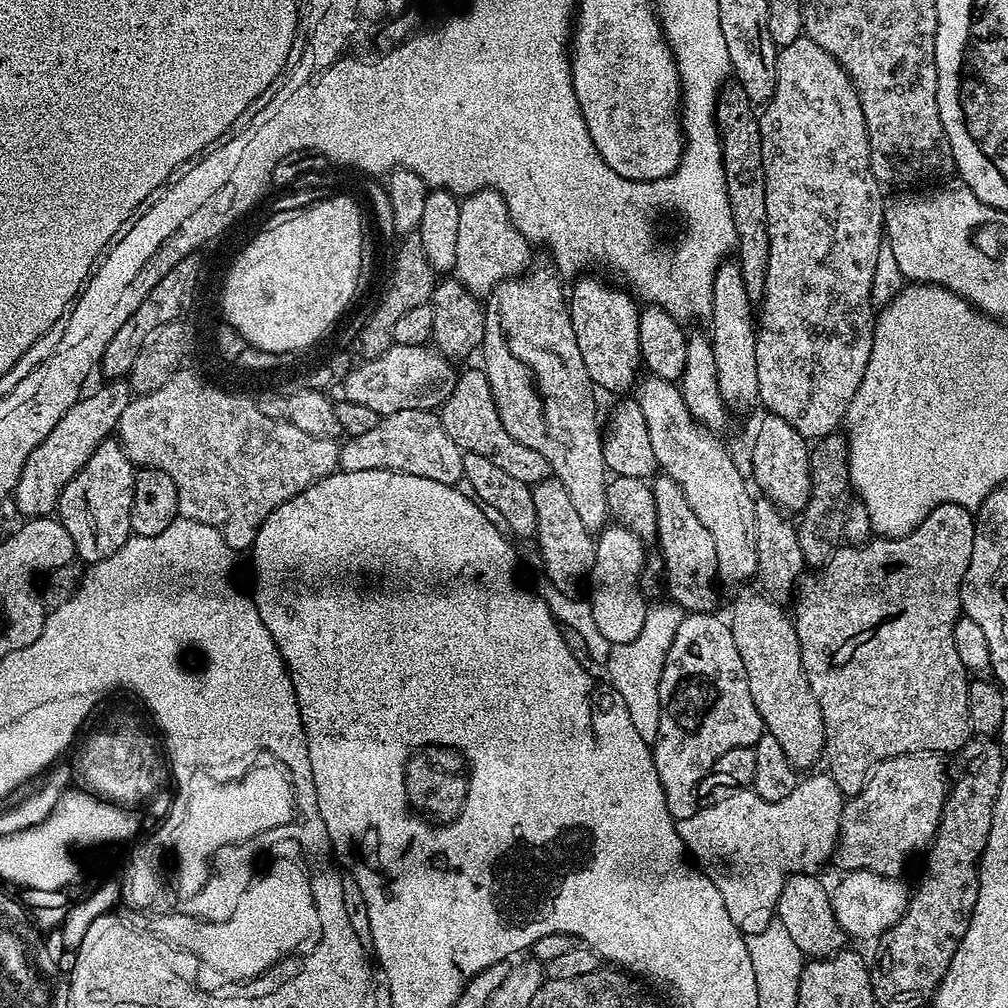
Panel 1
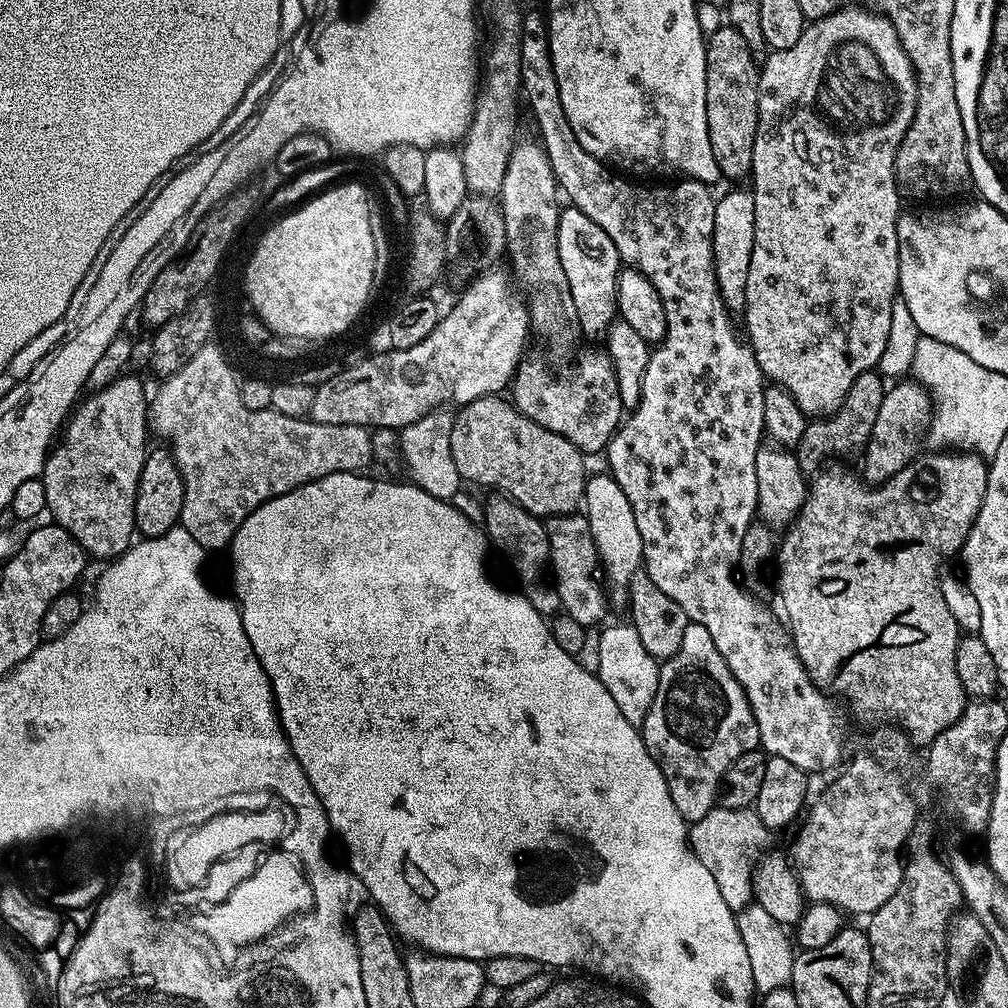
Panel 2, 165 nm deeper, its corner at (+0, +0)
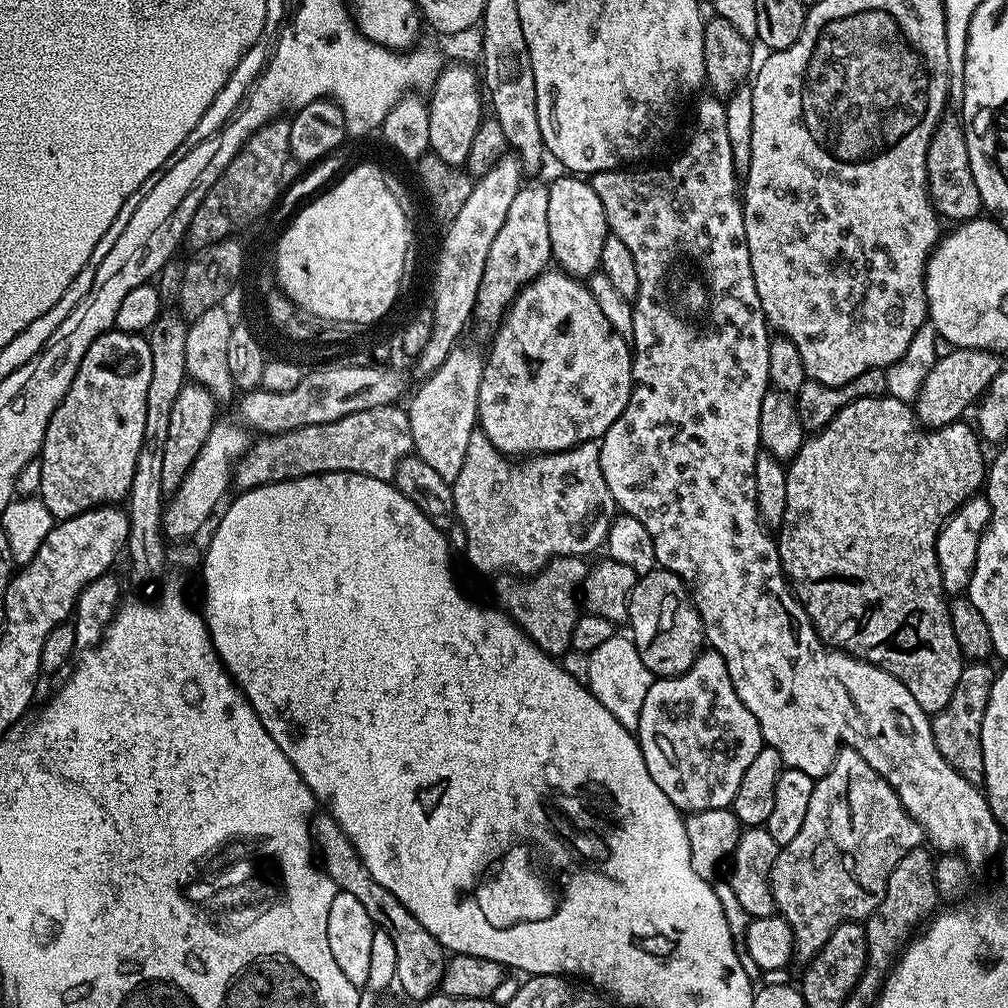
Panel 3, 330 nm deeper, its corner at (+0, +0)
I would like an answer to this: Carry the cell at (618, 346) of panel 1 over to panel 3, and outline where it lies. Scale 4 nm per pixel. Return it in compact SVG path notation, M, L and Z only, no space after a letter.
M560 174L556 181L548 184L548 201L546 202L546 222L550 226L550 246L552 260L559 269L577 278L587 278L600 267L602 258L602 242L609 236L606 210L602 210L602 201L594 194L591 183L576 174Z

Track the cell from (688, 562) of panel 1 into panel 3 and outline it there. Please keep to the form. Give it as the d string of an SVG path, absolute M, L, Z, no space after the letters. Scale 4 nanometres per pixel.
M708 94L705 95L705 100L697 99L696 104L696 121L692 124L692 137L688 140L688 145L684 148L684 153L681 154L677 160L669 162L665 168L644 168L641 172L632 172L636 170L613 170L611 172L593 172L590 176L590 183L594 194L598 194L598 198L602 201L602 210L606 210L606 222L608 223L608 230L611 235L622 238L622 242L629 248L631 256L634 258L634 266L638 269L638 290L636 291L636 299L632 306L632 321L634 322L634 330L630 337L630 347L632 350L632 393L630 394L630 402L626 402L626 410L622 410L622 414L614 422L614 426L610 426L610 430L606 430L606 434L599 441L600 445L600 461L602 462L602 478L606 478L606 486L612 495L612 501L616 503L617 509L623 515L633 516L638 518L638 522L642 522L642 526L646 526L646 534L650 534L650 538L654 542L654 554L656 555L656 563L659 567L673 572L673 574L680 579L689 590L698 614L702 618L702 626L704 627L704 639L710 645L711 651L722 654L722 662L726 662L726 670L730 674L730 682L734 686L734 690L738 694L738 698L742 698L742 702L746 706L746 710L750 710L750 714L754 714L754 718L758 722L758 730L762 730L762 738L764 739L767 747L778 750L780 755L780 762L784 768L793 768L794 770L802 770L802 774L810 774L814 778L819 778L826 775L830 770L830 766L834 762L836 753L841 746L852 748L858 754L862 754L862 758L866 762L870 762L870 766L874 766L874 770L882 778L886 778L886 782L898 794L898 798L902 802L902 806L910 814L910 818L914 818L914 822L918 822L924 830L927 843L933 849L937 848L937 853L940 854L959 854L960 857L973 869L979 870L983 866L984 860L988 860L992 855L995 857L1001 851L1000 847L1004 844L1004 836L1006 836L1005 829L1001 828L1000 824L994 818L994 814L988 805L988 798L984 795L983 791L977 785L971 784L966 778L962 778L962 774L958 774L958 770L954 770L954 766L950 766L950 762L946 762L946 758L942 758L942 754L938 750L938 746L934 742L934 734L932 733L932 722L929 713L922 710L922 706L918 706L918 702L914 702L914 694L910 694L910 690L906 690L906 686L897 678L897 676L890 675L886 670L882 670L878 666L874 666L865 660L857 660L856 657L848 655L846 652L841 652L838 648L826 646L824 641L821 640L820 635L816 632L816 627L810 622L810 618L806 614L804 605L799 600L794 598L794 593L787 583L780 584L782 581L782 569L780 566L780 555L776 549L776 540L770 535L769 529L765 527L763 521L759 518L758 506L755 502L755 480L754 480L754 466L756 455L762 451L760 446L760 431L758 430L758 414L762 406L762 398L770 390L770 381L768 379L768 371L770 370L770 350L768 349L768 341L770 339L770 329L768 320L764 317L762 310L762 302L758 302L758 290L754 290L754 270L750 270L750 250L746 246L746 226L744 225L744 206L742 203L741 193L738 191L738 173L734 166L734 150L730 150L730 133L726 130L726 110L724 104L721 103L717 97Z

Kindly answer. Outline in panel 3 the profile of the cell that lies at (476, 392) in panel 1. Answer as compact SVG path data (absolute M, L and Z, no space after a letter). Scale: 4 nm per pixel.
M475 431L470 434L470 446L466 446L466 458L462 461L462 471L458 478L451 481L452 497L454 498L454 516L460 519L464 527L464 544L468 547L468 564L476 572L504 572L500 574L531 574L540 571L553 556L579 556L581 558L591 557L591 552L596 547L603 545L608 539L608 531L612 521L618 515L616 503L612 501L610 490L606 486L606 478L602 478L602 462L600 461L600 445L597 441L587 440L568 448L564 452L545 452L521 459L517 462L496 449L486 438L482 431Z

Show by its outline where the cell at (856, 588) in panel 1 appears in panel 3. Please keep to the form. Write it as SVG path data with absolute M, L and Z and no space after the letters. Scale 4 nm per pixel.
M887 394L852 400L825 428L809 435L787 465L786 510L776 540L783 575L790 581L795 599L804 605L810 622L825 645L838 648L857 660L865 660L897 676L906 690L914 694L914 702L918 702L918 706L922 706L922 710L929 714L941 712L946 702L950 702L950 694L954 694L954 686L966 663L960 655L958 638L954 638L954 630L950 626L949 601L940 585L940 567L936 557L936 536L944 521L954 515L970 497L977 495L986 480L986 456L984 460L984 452L980 449L981 439L971 423L964 423L952 423L940 428L923 427L918 423L911 403Z

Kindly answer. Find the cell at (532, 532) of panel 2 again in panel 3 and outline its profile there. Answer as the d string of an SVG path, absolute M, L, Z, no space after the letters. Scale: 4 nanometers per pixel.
M553 556L540 571L527 578L501 579L504 581L500 584L499 603L503 611L550 657L560 658L572 647L571 635L582 613L578 593L589 567L589 561L579 556Z

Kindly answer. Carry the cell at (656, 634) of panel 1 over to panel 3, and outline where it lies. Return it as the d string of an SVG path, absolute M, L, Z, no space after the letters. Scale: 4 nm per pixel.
M615 634L588 656L589 690L594 698L598 698L598 702L602 702L602 706L606 706L606 710L610 710L610 714L614 714L614 718L618 718L618 722L622 722L622 726L626 726L626 730L635 733L642 714L642 702L646 702L646 690L650 690L654 679L646 662L642 662L642 654L638 654L636 644L627 635Z

